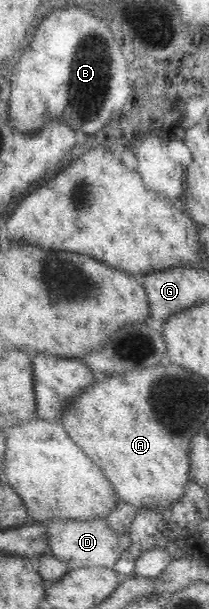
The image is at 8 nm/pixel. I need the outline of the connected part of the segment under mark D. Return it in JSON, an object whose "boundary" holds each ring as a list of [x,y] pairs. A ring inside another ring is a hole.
{"boundary":[[[56,518],[46,524],[46,535],[51,555],[64,561],[71,570],[77,568],[119,568],[126,560],[125,551],[120,547],[119,534],[108,527],[105,518],[91,518],[81,521],[77,518]]]}

